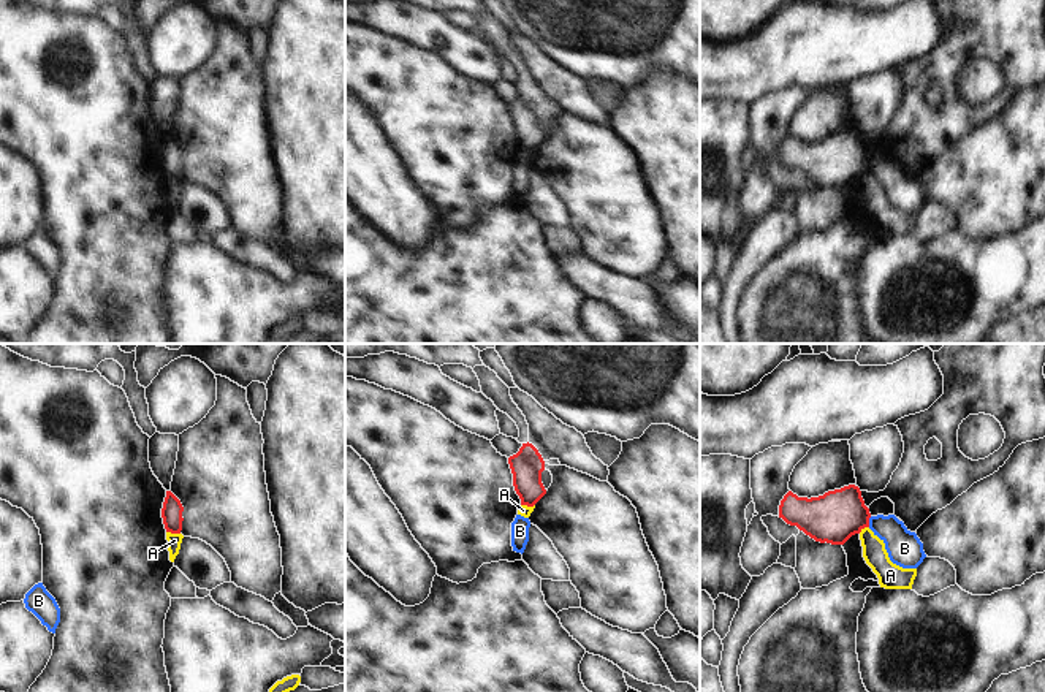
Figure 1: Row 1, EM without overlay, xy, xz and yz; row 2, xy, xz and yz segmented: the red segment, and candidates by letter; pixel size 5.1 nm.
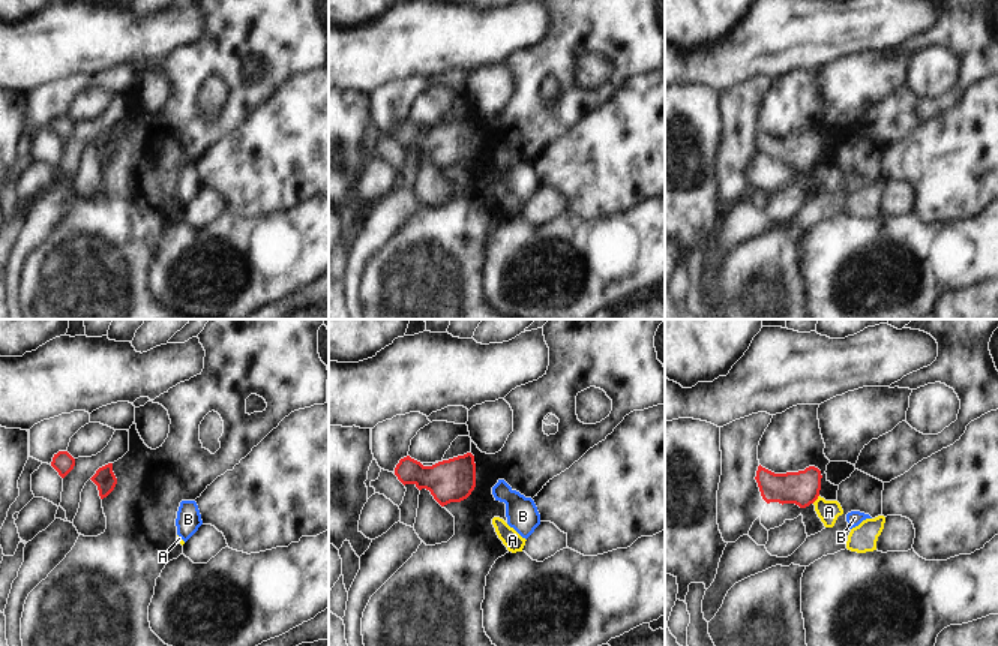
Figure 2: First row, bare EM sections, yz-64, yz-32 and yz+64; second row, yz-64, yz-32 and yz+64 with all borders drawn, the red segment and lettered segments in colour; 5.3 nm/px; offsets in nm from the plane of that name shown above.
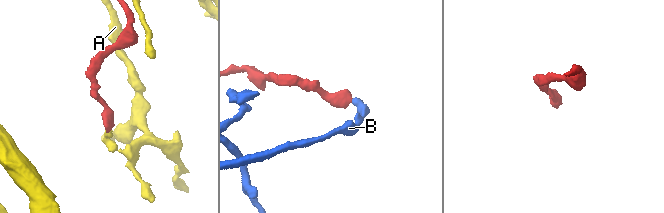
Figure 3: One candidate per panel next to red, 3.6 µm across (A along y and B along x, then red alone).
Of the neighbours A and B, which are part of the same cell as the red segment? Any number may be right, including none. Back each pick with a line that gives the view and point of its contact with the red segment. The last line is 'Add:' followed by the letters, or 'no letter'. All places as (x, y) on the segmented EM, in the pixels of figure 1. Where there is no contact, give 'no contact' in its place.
Add: no letter

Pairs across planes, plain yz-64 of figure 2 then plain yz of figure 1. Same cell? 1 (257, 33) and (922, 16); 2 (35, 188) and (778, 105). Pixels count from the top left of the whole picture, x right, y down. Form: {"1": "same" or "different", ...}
{"1": "different", "2": "same"}

